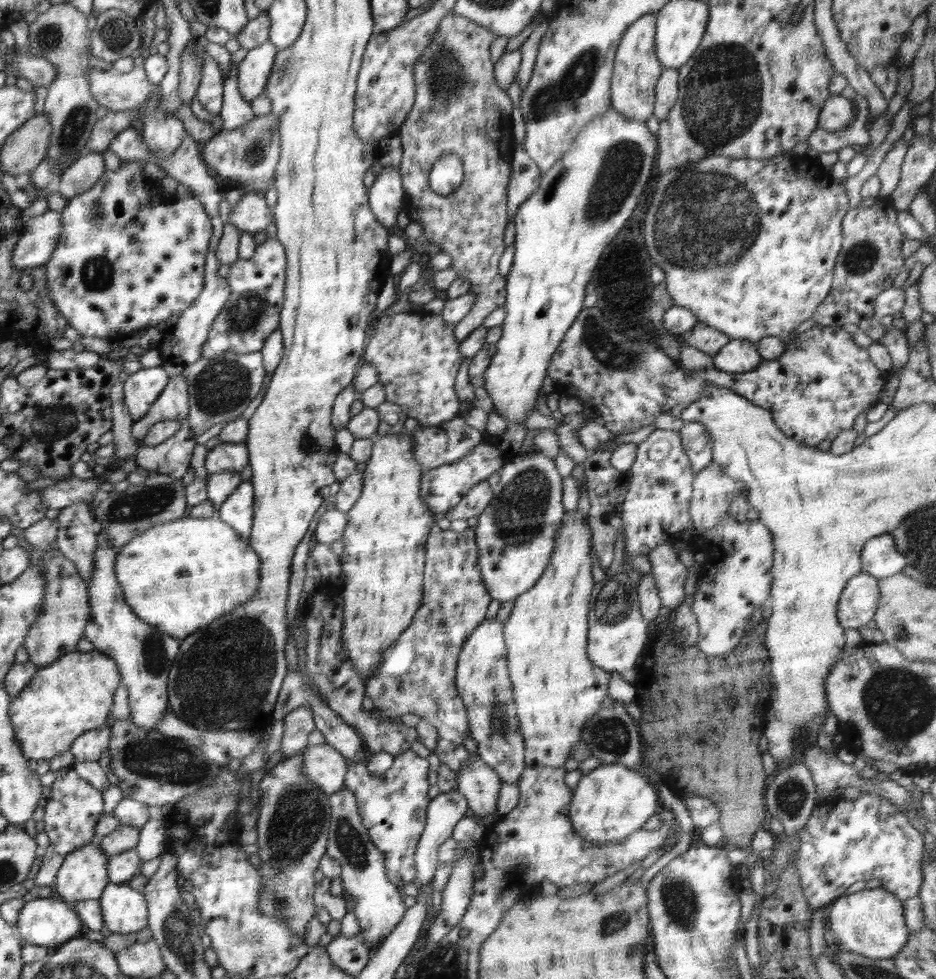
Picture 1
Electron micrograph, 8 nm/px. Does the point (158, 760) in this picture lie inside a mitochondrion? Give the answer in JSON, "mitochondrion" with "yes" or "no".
{"mitochondrion":"yes"}

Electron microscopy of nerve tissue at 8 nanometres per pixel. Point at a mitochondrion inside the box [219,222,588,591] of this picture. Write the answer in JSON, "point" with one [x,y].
{"point":[520,508]}

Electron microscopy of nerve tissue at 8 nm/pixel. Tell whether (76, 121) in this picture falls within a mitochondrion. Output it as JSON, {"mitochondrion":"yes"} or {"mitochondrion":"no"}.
{"mitochondrion":"yes"}

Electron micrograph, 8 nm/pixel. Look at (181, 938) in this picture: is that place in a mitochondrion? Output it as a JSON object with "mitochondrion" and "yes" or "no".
{"mitochondrion":"yes"}

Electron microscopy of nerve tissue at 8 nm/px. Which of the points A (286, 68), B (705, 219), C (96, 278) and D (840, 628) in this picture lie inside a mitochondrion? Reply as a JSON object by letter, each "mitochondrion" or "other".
{"A":"mitochondrion","B":"mitochondrion","C":"mitochondrion","D":"other"}

